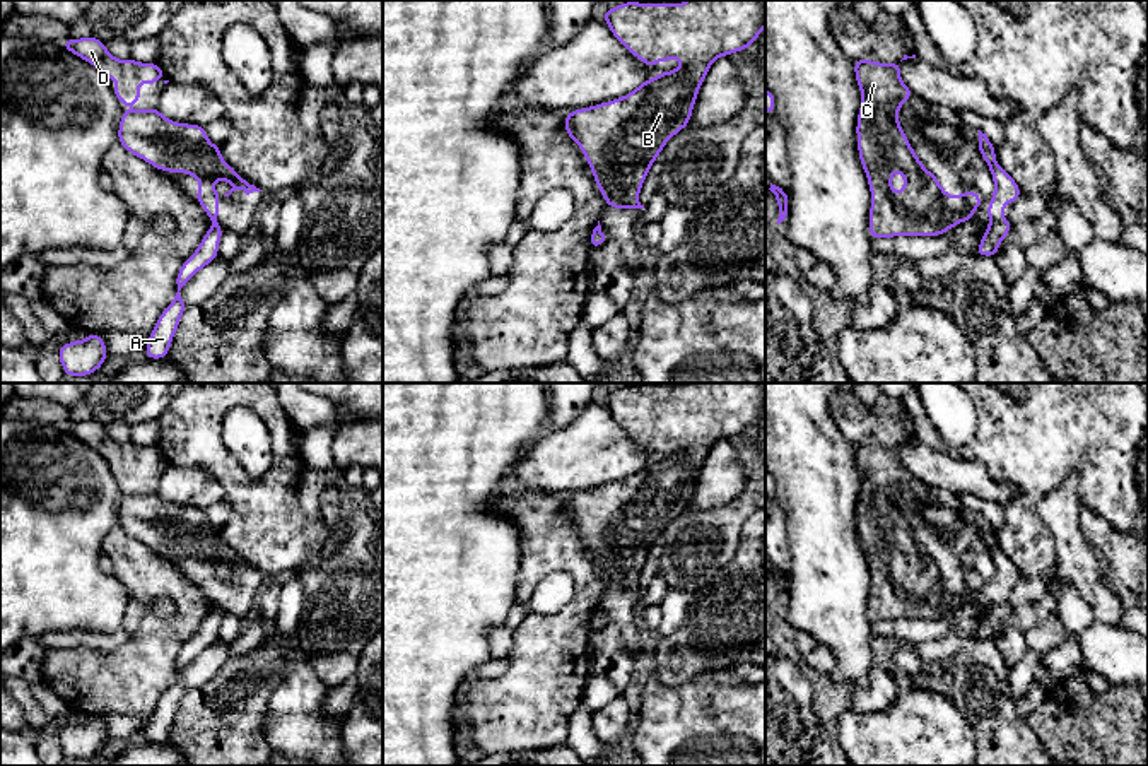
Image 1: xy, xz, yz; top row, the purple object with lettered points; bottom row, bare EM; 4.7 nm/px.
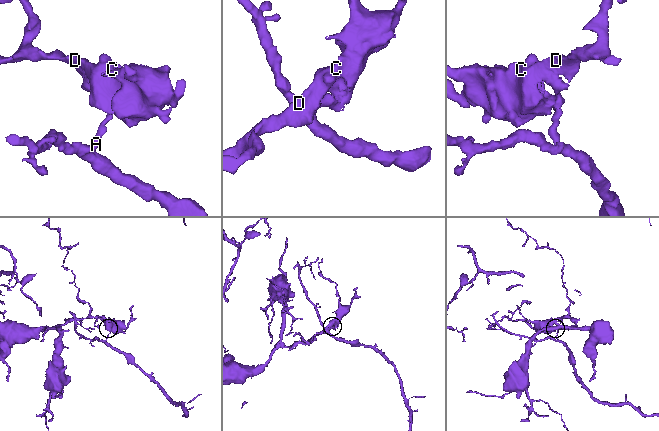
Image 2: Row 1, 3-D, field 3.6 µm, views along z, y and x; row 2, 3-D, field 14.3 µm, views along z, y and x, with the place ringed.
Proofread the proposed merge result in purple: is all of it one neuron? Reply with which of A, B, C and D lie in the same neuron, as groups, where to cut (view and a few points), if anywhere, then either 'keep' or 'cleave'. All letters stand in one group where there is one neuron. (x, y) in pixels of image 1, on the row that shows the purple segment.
A / B C D; cut in yz along (1003, 218), (998, 221); cleave

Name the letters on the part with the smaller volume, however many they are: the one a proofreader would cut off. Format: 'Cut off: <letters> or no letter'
Cut off: A

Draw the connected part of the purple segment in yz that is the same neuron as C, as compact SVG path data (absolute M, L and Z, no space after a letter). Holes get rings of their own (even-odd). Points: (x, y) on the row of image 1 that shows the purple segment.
M854 58L854 74L856 82L861 91L861 108L858 113L858 152L861 166L868 176L868 186L871 190L871 207L870 207L870 226L868 233L871 239L878 238L895 238L895 236L941 236L948 229L955 227L960 222L974 219L974 210L982 205L982 198L974 190L965 190L962 195L952 197L940 185L936 174L928 171L921 159L912 150L911 142L907 140L900 123L899 109L904 101L911 99L914 92L900 79L900 62L895 63L880 63L863 58ZM900 169L904 174L904 192L892 192L892 173Z

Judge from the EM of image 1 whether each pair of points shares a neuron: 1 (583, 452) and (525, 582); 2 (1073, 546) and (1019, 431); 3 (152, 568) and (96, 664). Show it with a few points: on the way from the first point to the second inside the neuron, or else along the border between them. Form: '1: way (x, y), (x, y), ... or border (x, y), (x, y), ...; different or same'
1: border (527, 486), (550, 494); different
2: border (1075, 471), (1039, 503), (1039, 518), (1051, 532); different
3: way (181, 602), (181, 619), (137, 664), (130, 664); same

